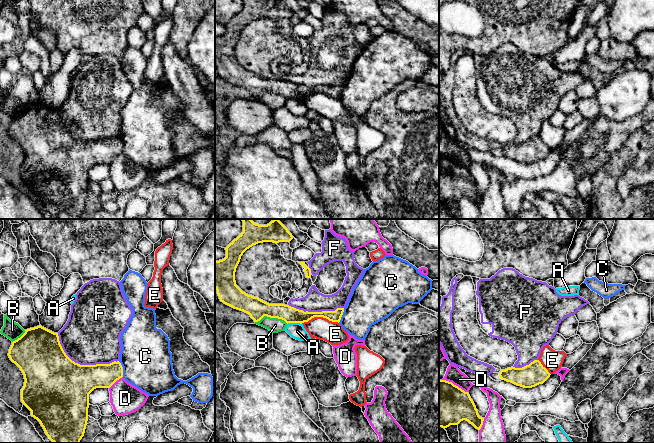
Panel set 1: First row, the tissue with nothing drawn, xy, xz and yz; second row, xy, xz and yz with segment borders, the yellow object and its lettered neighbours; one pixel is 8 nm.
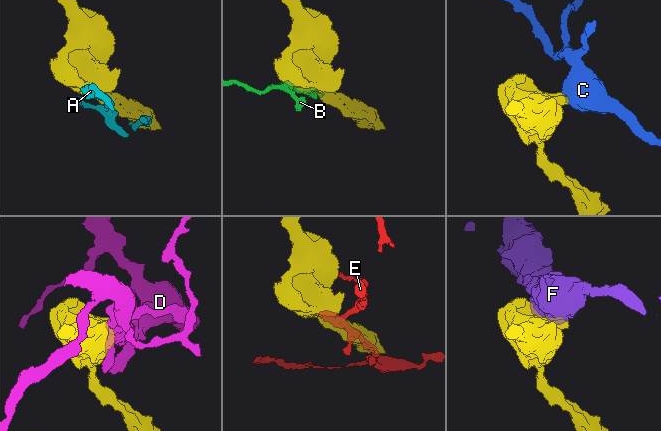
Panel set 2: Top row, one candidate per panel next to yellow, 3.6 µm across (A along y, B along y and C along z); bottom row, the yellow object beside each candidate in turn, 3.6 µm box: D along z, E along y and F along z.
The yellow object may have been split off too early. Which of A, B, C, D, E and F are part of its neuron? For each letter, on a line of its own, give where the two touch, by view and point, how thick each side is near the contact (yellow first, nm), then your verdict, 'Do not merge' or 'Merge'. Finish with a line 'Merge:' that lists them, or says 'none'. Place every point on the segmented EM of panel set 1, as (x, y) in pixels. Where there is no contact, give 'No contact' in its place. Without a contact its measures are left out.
A: Touches yellow at xz (294, 322). Thickness 130 nm (yellow) against 130 nm. Do not merge
B: Touches yellow at xz (271, 317). Thickness 160 nm (yellow) against 120 nm. Do not merge
C: Touches yellow at xy (122, 369). Thickness 190 nm (yellow) against 400 nm. Do not merge
D: Touches yellow at xy (115, 381). Thickness 220 nm (yellow) against 240 nm. Do not merge
E: Touches yellow at xz (319, 316). Thickness 130 nm (yellow) against 180 nm. Do not merge
F: Touches yellow at xy (82, 365). Thickness 460 nm (yellow) against 460 nm. Do not merge
Merge: none

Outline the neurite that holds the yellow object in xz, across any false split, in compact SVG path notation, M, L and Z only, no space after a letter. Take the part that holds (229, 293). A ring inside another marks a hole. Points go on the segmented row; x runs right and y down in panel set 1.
M242 219L243 232L226 248L226 257L215 261L215 289L224 304L250 315L254 322L264 316L278 318L288 323L304 323L314 317L323 317L332 322L340 322L344 308L335 311L304 312L285 304L269 304L258 297L243 292L235 281L236 268L243 253L258 243L290 242L292 234L278 220L274 219L267 225L259 225L251 219Z

